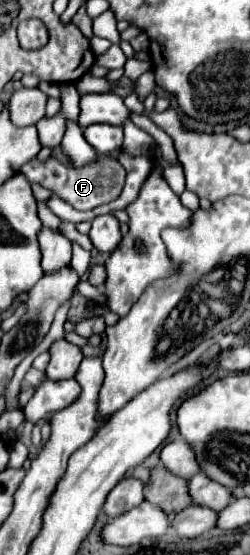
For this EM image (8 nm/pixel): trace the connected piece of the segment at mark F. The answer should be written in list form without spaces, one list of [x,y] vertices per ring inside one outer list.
[[[97,155],[95,161],[83,165],[83,167],[73,167],[73,165],[65,165],[55,157],[49,157],[47,161],[41,159],[31,159],[29,163],[25,163],[21,167],[21,173],[31,181],[31,183],[39,183],[45,189],[53,191],[59,199],[63,199],[65,203],[69,203],[73,209],[77,211],[91,211],[103,203],[115,201],[123,189],[125,183],[125,169],[123,165],[111,157],[111,155]]]

